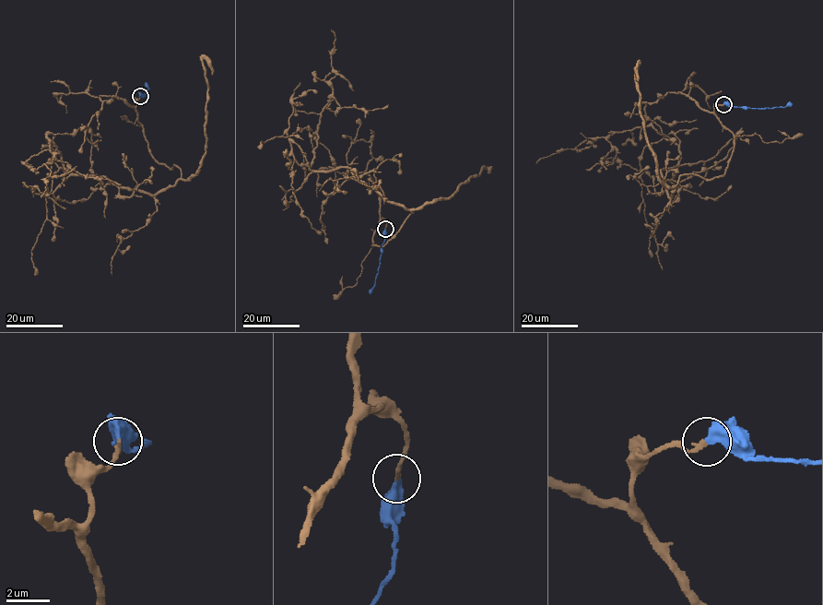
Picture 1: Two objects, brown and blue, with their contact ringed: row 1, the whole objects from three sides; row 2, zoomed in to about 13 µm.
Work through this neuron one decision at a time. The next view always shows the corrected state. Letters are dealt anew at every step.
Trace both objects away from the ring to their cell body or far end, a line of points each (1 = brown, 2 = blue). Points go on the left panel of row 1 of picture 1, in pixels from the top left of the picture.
1: (140, 96), (148, 150), (178, 166), (177, 182), (154, 194), (71, 174), (51, 141), (41, 197)
2: (140, 96), (148, 93), (146, 84)

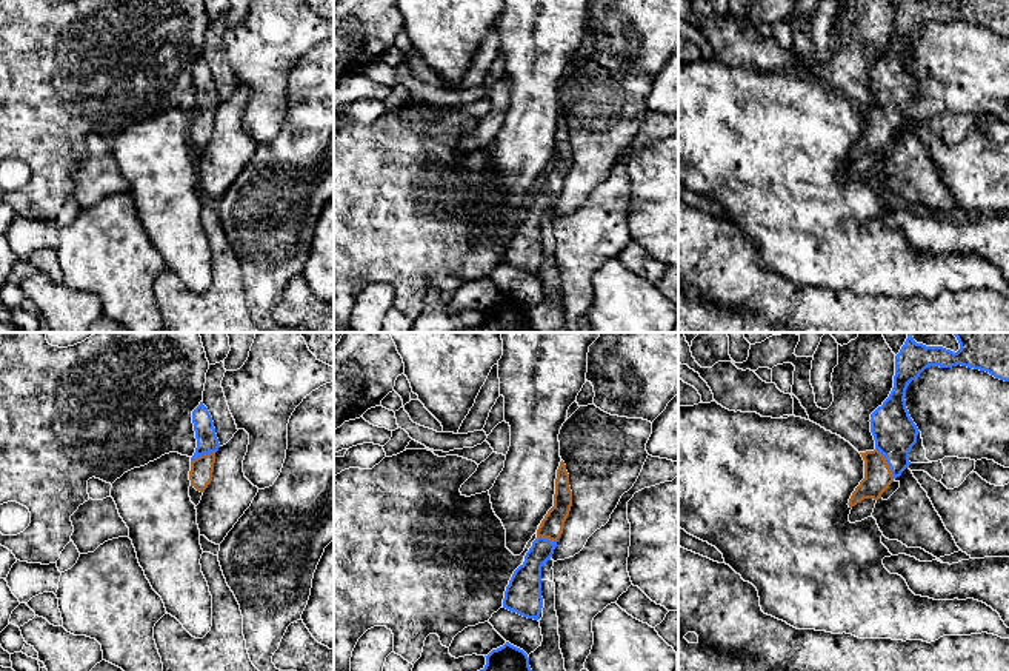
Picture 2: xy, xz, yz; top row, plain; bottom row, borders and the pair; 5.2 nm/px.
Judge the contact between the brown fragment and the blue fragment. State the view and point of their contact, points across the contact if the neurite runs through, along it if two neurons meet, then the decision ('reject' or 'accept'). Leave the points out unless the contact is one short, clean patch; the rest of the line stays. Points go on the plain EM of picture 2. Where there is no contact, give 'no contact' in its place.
contact yz (886, 117); way yz (877, 130), (886, 117), (894, 86); accept

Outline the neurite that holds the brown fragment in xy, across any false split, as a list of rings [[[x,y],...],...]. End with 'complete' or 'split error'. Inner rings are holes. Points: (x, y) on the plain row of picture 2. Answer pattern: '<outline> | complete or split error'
[[[200,60],[192,66],[192,78],[197,94],[197,103],[191,112],[189,135],[191,142],[197,146],[205,148],[212,135],[215,108],[220,103],[212,72],[208,63]]] | split error

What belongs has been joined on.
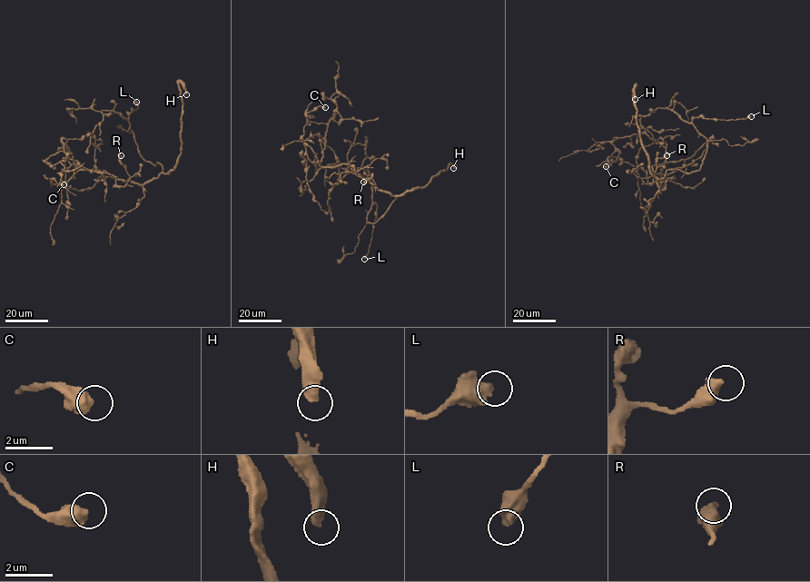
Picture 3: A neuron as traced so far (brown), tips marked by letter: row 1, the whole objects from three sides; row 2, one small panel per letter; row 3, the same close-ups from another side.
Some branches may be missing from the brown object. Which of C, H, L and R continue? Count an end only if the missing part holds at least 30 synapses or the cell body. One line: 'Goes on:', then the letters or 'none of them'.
Goes on: H

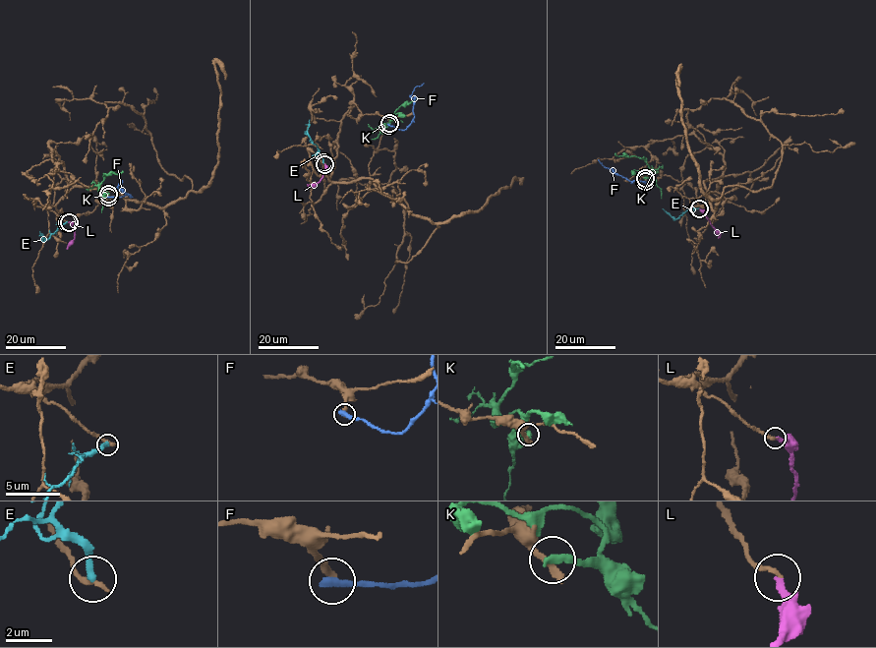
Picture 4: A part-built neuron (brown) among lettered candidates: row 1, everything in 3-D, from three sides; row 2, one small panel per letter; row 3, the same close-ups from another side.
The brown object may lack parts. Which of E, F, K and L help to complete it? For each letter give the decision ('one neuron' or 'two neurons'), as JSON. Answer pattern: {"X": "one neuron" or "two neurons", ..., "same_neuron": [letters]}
{"E": "two neurons", "F": "two neurons", "K": "two neurons", "L": "one neuron", "same_neuron": ["L"]}

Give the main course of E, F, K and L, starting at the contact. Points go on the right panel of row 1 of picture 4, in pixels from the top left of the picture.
E: (698, 207), (686, 209), (676, 218), (662, 208)
F: (645, 181), (626, 179), (598, 159)
K: (644, 178), (650, 177), (651, 173), (646, 161), (635, 156), (617, 156), (615, 153)
L: (699, 208), (718, 238)

